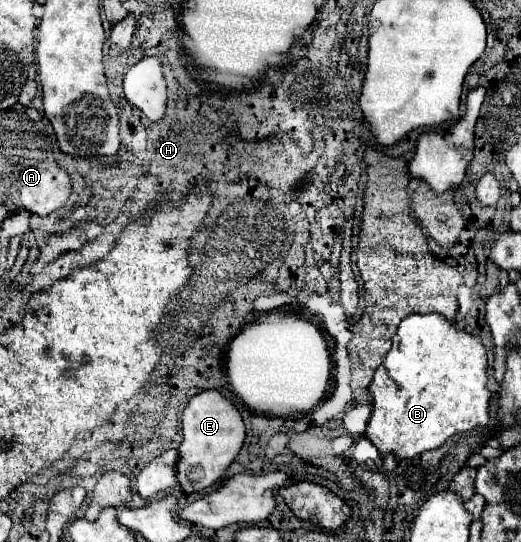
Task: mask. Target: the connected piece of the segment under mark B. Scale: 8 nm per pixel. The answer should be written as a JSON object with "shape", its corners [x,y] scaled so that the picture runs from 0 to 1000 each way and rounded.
{"shape":[[[785,581],[766,600],[754,640],[743,651],[735,673],[720,685],[708,710],[716,732],[716,758],[704,780],[701,806],[724,825],[731,843],[754,839],[758,847],[793,847],[812,832],[831,832],[858,814],[927,792],[939,780],[939,736],[935,710],[935,655],[919,622],[881,611],[873,596],[839,581]]]}

